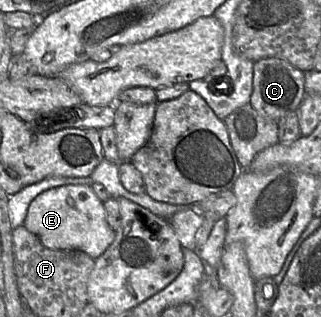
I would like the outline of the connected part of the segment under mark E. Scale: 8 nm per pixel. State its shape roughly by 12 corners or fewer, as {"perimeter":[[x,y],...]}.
{"perimeter":[[89,185],[39,194],[24,227],[93,260],[115,239]]}

